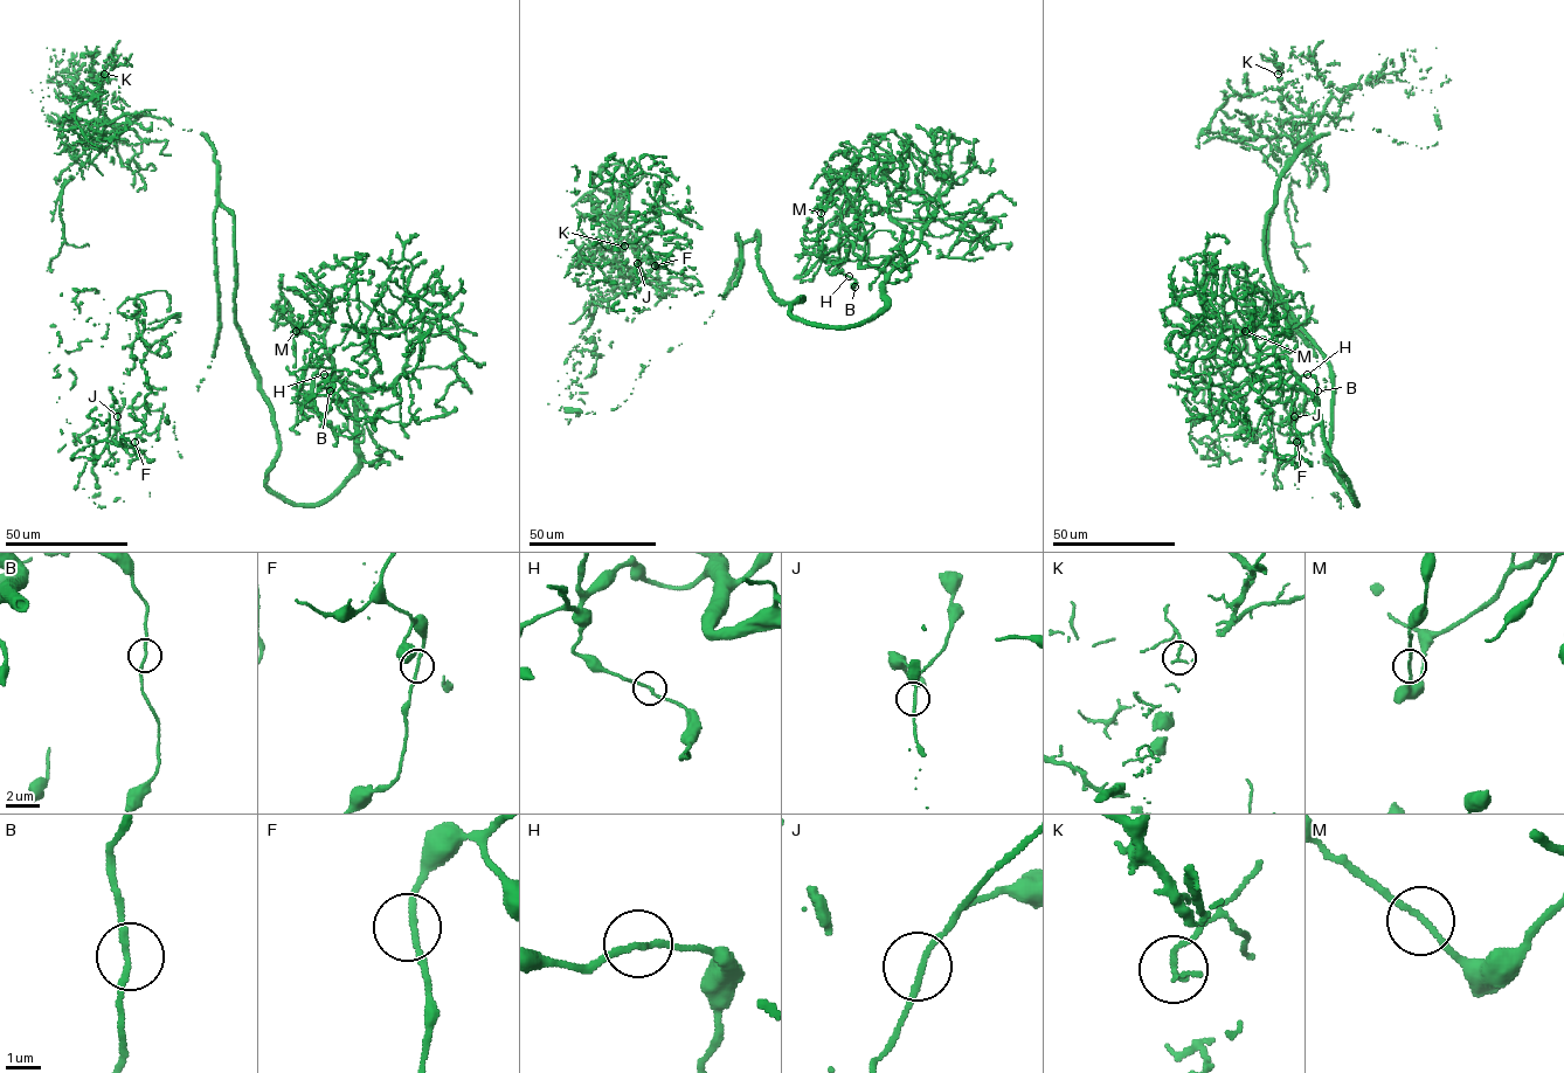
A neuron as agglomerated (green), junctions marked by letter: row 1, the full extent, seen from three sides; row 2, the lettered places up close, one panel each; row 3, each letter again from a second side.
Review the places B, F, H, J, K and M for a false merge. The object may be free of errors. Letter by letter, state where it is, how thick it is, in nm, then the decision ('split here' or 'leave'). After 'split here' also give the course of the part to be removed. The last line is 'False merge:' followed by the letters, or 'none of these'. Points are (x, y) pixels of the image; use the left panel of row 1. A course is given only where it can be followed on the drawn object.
B: (330, 390) | 170 nm | leave
F: (135, 442) | 170 nm | leave
H: (324, 374) | 170 nm | leave
J: (117, 416) | 170 nm | leave
K: (104, 74) | 150 nm | leave
M: (296, 331) | 160 nm | leave
False merge: none of these

